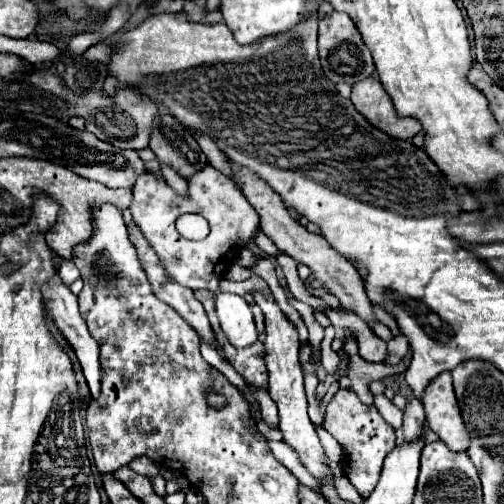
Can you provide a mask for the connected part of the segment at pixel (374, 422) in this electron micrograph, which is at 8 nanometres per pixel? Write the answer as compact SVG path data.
M337 390L337 394L327 404L327 414L323 428L339 440L345 452L345 466L343 472L347 474L349 482L364 498L369 497L374 490L381 474L383 458L395 448L395 430L389 426L383 416L377 412L375 406L365 406L353 390Z

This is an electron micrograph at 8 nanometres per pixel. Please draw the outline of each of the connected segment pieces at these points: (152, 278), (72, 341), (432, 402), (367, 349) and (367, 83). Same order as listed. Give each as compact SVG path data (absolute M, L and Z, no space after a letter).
M131 222L129 224L129 238L131 238L131 242L133 242L133 246L137 248L137 256L139 256L139 262L141 262L141 268L145 270L145 274L147 274L147 280L149 280L149 284L151 284L151 288L153 288L153 294L157 294L157 298L159 300L163 300L165 304L169 304L189 326L193 326L195 328L195 332L199 334L199 336L203 336L211 346L215 346L217 348L217 342L213 340L213 332L211 332L211 324L209 324L209 320L207 320L207 314L205 314L205 310L203 310L203 304L193 296L193 290L189 290L189 288L183 288L181 284L177 284L177 282L173 282L169 276L167 276L167 272L165 272L165 268L163 268L163 264L159 262L159 256L155 254L155 250L149 246L149 242L145 240L145 236L141 234L141 230L137 228L137 224L135 222Z
M55 274L49 282L45 282L41 286L41 292L43 292L43 300L45 300L45 310L47 310L47 316L53 318L57 330L61 330L61 334L65 336L65 340L69 342L69 346L75 350L77 354L77 360L81 364L81 370L85 374L85 380L91 388L91 394L99 394L99 378L101 378L101 366L99 366L99 346L97 342L93 340L93 336L89 334L87 326L85 326L85 320L81 318L81 312L79 312L79 304L77 304L77 296L63 284L63 280L59 278L59 274Z
M443 372L429 384L423 396L423 406L431 430L449 446L449 450L467 452L471 436L461 418L449 372Z
M341 308L337 312L339 316L339 328L349 328L359 344L359 354L367 362L385 362L387 356L387 344L373 334L373 330L353 312Z
M375 76L365 78L353 86L351 102L365 118L369 118L375 128L383 130L391 138L411 140L415 134L421 132L421 124L417 120L399 118L395 114L389 96L383 92L383 86Z

